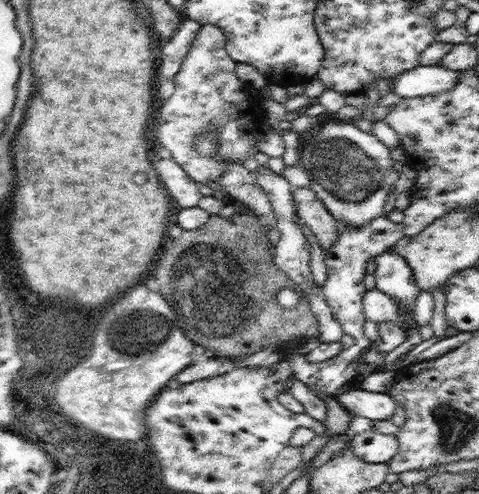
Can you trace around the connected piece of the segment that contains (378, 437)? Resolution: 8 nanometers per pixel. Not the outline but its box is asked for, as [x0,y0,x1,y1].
[351,430,397,464]

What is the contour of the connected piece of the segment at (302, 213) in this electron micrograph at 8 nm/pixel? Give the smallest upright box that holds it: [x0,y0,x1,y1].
[293,186,339,248]

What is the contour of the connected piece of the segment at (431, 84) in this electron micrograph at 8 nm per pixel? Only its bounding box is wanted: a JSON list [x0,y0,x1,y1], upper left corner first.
[391,66,459,98]

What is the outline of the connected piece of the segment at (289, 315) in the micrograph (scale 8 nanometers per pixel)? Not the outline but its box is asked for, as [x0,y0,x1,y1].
[151,210,321,358]

